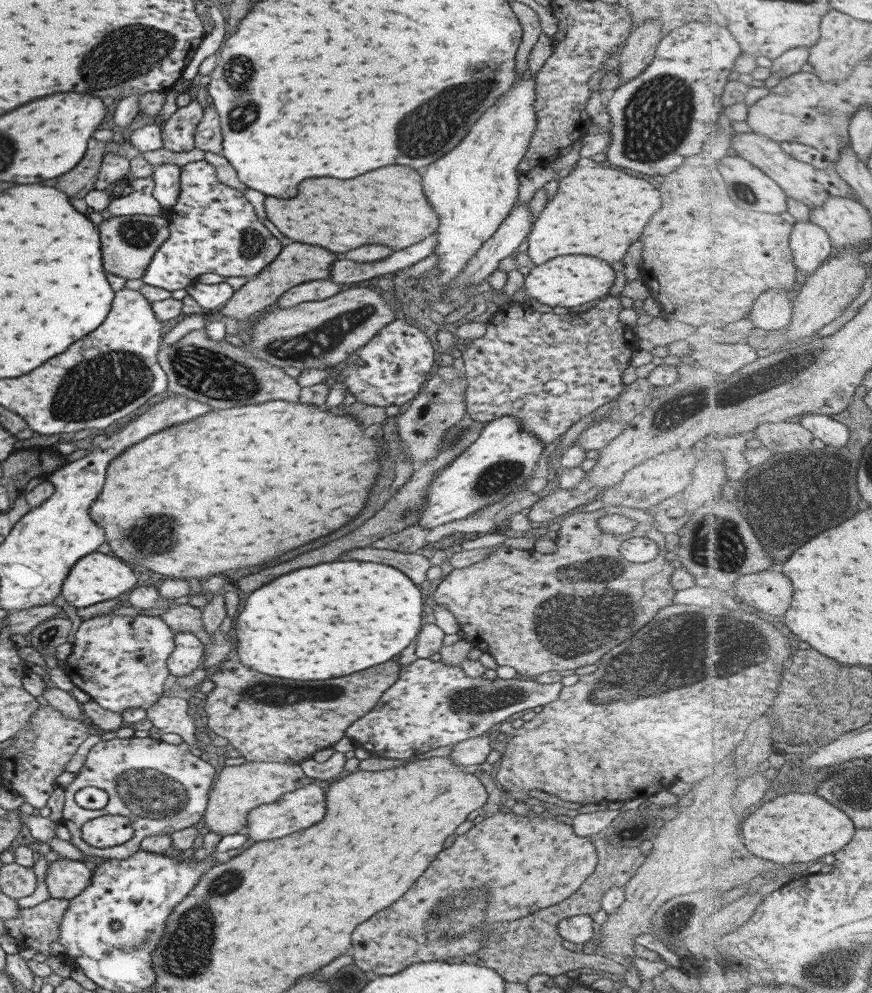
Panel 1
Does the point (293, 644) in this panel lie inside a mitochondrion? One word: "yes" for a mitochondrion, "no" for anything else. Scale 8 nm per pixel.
no

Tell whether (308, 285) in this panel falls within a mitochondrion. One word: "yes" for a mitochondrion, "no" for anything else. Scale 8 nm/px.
no

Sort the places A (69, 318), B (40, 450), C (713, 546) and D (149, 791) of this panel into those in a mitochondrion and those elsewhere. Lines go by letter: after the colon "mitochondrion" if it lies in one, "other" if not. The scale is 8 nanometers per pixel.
A: other
B: other
C: mitochondrion
D: mitochondrion

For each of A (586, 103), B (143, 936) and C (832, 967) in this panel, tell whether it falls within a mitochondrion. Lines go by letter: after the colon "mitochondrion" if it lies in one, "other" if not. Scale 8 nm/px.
A: other
B: mitochondrion
C: mitochondrion

